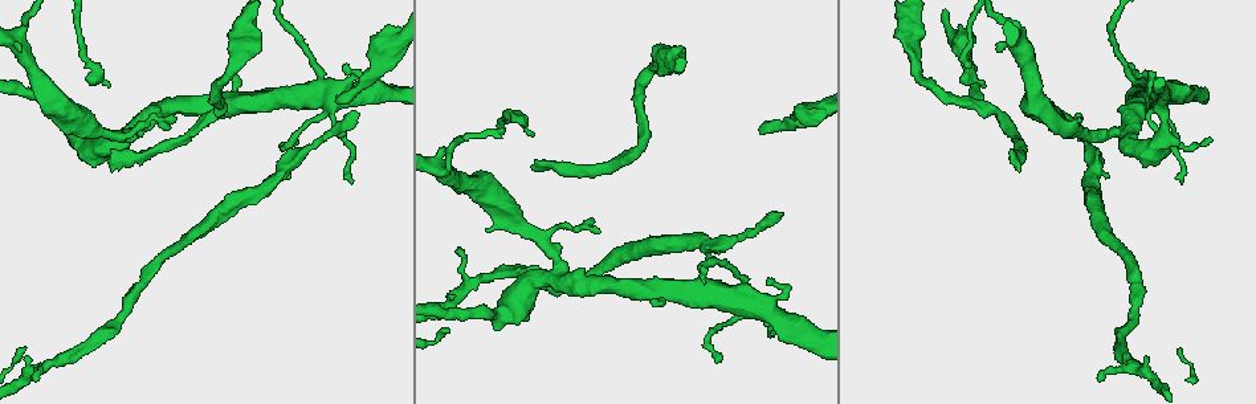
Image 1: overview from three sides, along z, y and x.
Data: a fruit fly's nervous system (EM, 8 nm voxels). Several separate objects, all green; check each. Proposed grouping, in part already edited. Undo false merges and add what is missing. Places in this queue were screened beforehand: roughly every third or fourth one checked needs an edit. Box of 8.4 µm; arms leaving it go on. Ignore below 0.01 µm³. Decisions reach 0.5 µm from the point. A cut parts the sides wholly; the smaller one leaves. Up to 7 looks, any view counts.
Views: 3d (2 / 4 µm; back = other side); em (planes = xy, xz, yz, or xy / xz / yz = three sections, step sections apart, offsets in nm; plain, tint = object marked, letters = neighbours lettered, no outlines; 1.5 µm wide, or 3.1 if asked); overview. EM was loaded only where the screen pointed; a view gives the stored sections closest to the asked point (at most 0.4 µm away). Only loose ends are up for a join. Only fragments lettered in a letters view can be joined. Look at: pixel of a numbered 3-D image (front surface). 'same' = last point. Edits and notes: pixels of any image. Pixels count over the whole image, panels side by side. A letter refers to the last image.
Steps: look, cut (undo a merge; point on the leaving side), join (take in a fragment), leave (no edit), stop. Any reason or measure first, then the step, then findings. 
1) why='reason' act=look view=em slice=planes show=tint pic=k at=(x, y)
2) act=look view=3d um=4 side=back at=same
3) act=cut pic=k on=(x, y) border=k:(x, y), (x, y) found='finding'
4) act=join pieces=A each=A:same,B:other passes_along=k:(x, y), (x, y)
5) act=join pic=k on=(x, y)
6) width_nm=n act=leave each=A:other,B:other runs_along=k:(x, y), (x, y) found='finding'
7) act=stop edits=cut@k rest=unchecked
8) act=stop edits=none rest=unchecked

why='long arm stops here' act=look view=3d um=4 pic=1 at=(777, 214)

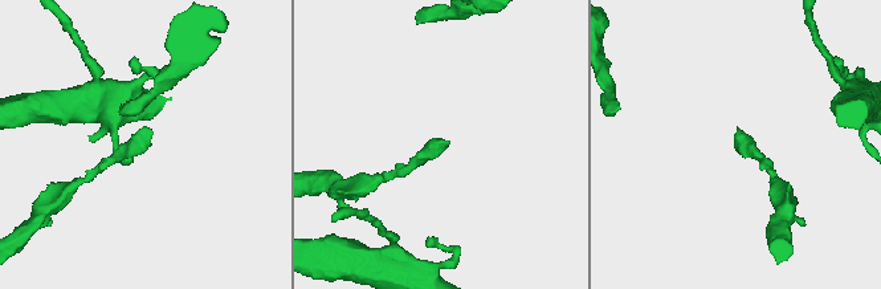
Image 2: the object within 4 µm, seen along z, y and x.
why='need the tissue' act=look view=em slice=planes show=letters pic=2 at=(149, 127)

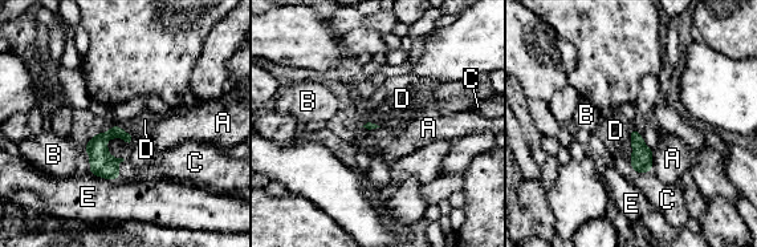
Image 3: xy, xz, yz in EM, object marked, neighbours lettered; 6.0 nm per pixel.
act=join pieces=D each=A:other,B:other,C:other,D:same,E:other found='it goes on there'

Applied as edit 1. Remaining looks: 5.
why='redraw' act=look view=overview

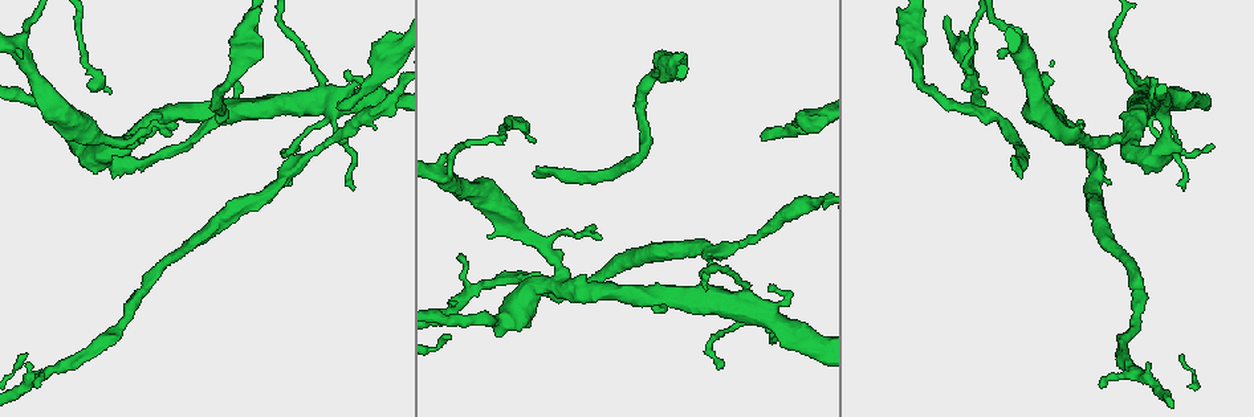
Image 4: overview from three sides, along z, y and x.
why='branch point' act=look view=3d um=2 pic=4 at=(558, 280)

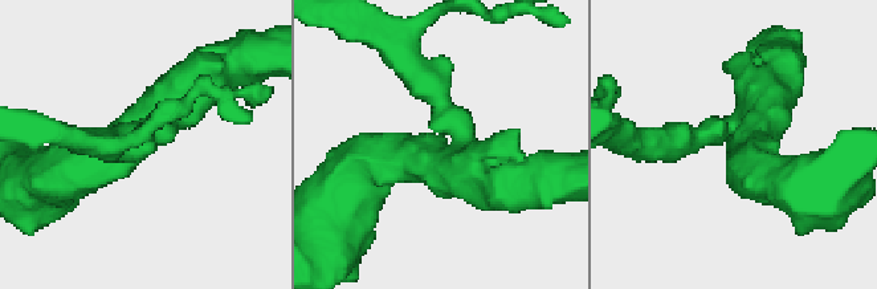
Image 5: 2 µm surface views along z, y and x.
why='shape alone is not enough' act=look view=em slice=xz step=8 show=tint pic=5 at=(149, 140)

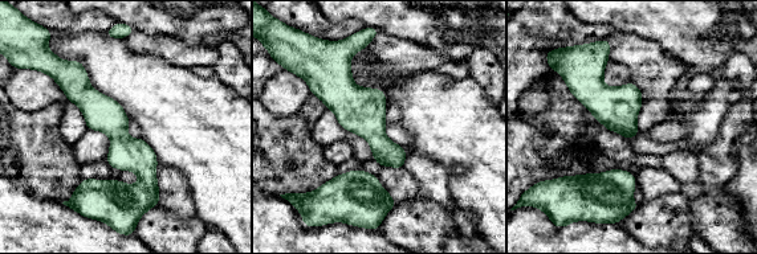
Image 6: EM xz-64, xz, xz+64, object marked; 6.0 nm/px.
why='cut it another way' act=look view=em slice=planes show=letters at=same

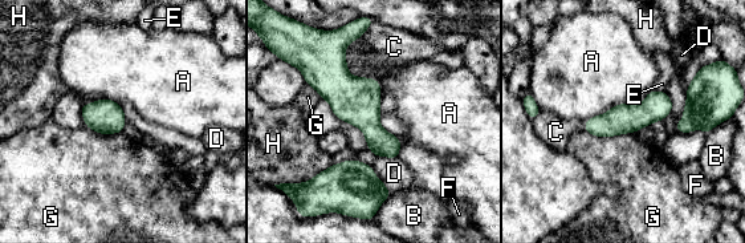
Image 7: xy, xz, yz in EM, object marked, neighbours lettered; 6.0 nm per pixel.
act=leave each=A:other,B:other,C:other,D:other,E:other,F:other,G:other,H:other border=7:(627, 102), (613, 105), (585, 122) found='continuous, no second neuron'

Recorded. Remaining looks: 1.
act=stop edits=join@3 rest=unchecked

